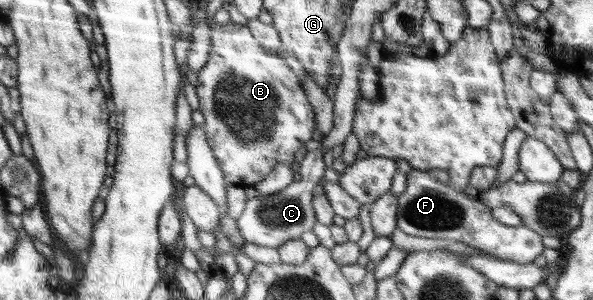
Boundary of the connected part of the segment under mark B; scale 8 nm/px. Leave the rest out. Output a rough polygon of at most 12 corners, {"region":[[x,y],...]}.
{"region":[[248,25],[211,26],[195,88],[226,184],[313,140],[314,110]]}

